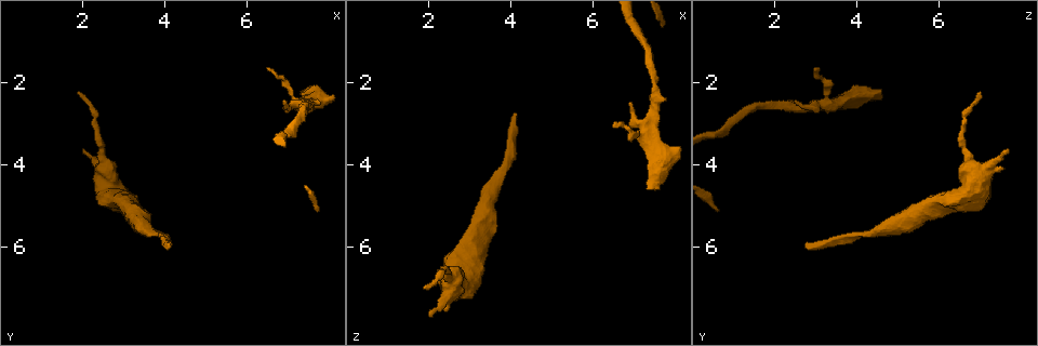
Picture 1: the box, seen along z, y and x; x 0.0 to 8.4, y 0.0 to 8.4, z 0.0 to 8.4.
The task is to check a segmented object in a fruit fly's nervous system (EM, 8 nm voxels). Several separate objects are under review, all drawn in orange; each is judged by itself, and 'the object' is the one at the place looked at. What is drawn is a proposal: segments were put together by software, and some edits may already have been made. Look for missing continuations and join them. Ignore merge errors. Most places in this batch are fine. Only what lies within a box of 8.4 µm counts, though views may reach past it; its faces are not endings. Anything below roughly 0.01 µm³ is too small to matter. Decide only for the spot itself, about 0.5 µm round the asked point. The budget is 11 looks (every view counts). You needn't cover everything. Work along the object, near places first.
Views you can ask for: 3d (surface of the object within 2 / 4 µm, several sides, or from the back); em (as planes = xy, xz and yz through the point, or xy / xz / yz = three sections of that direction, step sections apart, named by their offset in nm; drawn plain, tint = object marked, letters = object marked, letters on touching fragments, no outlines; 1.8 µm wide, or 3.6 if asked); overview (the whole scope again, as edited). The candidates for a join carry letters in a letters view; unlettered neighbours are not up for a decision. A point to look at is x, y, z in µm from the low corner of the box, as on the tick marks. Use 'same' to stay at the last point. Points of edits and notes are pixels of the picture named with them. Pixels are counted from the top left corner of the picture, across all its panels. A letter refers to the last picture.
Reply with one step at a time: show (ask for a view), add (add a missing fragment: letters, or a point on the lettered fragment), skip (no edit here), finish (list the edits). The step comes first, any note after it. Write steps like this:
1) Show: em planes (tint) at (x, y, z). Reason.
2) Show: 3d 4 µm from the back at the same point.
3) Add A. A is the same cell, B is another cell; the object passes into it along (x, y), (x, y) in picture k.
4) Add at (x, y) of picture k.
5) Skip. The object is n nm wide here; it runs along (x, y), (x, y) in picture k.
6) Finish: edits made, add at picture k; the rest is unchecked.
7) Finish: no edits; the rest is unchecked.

Show: em planes (letters) at (6.85, 2.50, 2.50). An open end.

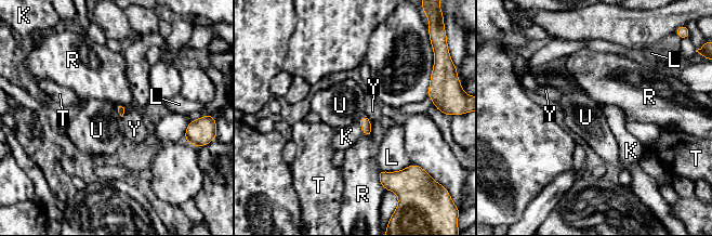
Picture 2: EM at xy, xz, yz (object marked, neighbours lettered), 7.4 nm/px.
Skip. K, L, R, T, U and Y are other cells; a border runs along (364, 114), (357, 121) in picture 2; no lettered fragment goes on from it.

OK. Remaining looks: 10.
Show: 3d 4 µm at (4.15, 5.90, 2.80).

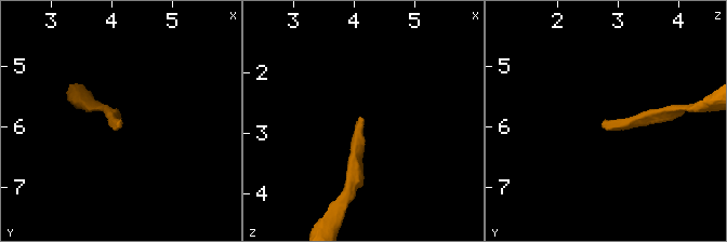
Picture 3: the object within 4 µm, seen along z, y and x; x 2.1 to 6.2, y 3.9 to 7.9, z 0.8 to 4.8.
Show: em planes (plain) at (4.15, 5.95, 2.75).

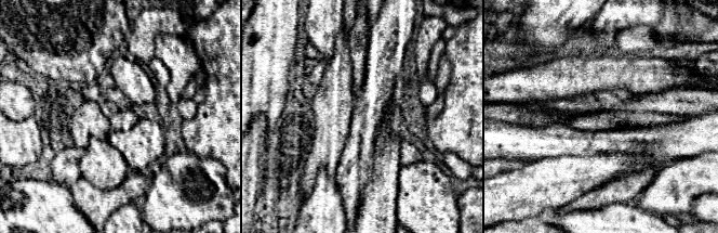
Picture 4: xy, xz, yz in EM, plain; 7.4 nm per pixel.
Show: em planes (letters) at the same point. What lies round it.

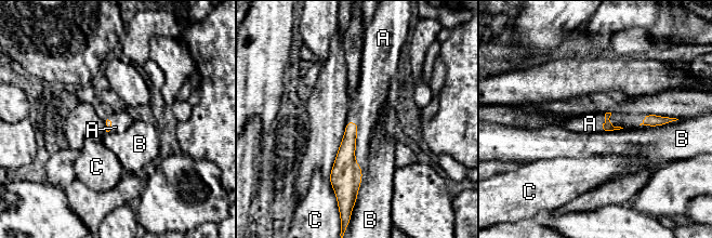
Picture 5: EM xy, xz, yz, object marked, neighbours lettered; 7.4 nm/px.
Add A. The longest contact is with B, 260 nm; A is the same cell, B and C are other cells; it goes on there.

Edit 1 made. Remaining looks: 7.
Show: overview.

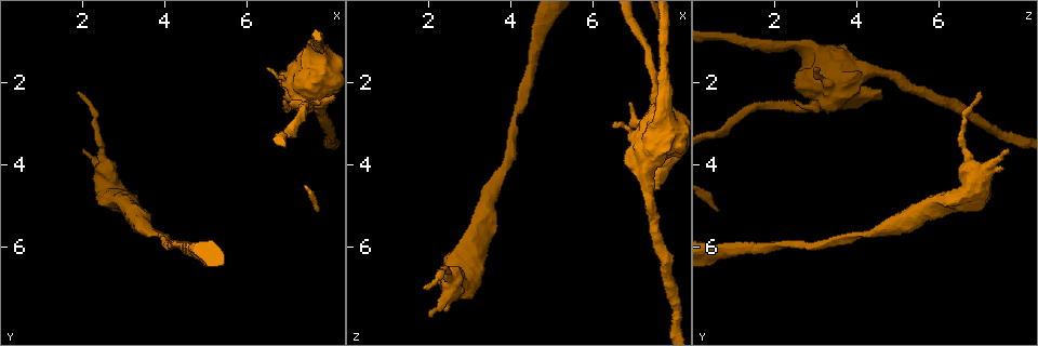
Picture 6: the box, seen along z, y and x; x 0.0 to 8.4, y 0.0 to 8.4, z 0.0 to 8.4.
Show: 3d 4 µm at (2.10, 3.60, 7.70). Branch stops here.

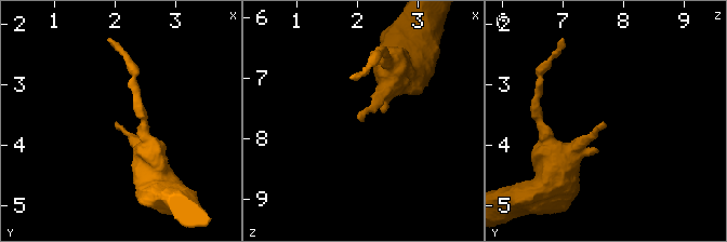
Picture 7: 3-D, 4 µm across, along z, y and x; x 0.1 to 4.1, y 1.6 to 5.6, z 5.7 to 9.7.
Show: em 3.6 µm planes (tint) at (2.10, 3.70, 7.70). Shape alone is not enough.

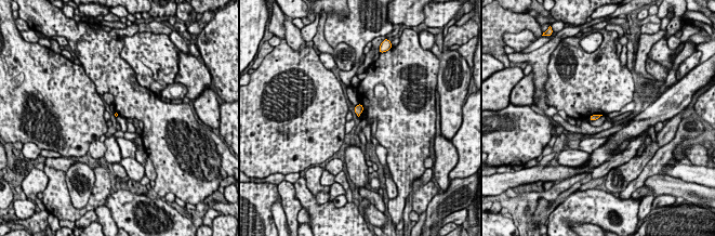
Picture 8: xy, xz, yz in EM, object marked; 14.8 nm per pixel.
Show: em 3.6 µm planes (letters) at the same point.

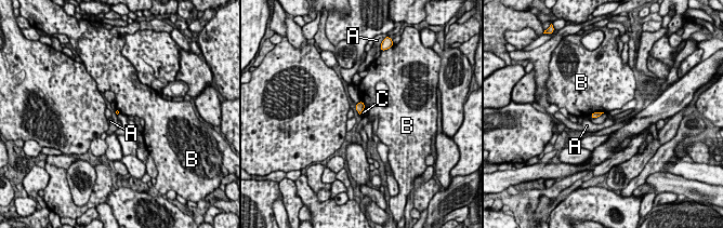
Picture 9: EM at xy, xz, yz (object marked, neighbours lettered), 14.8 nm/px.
Skip. A, B and C are other cells; a border runs along (604, 112), (594, 118), (590, 117) in picture 9; none of them fits.

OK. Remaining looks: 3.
Finish: edits made, add at picture 5; the rest is unchecked.

